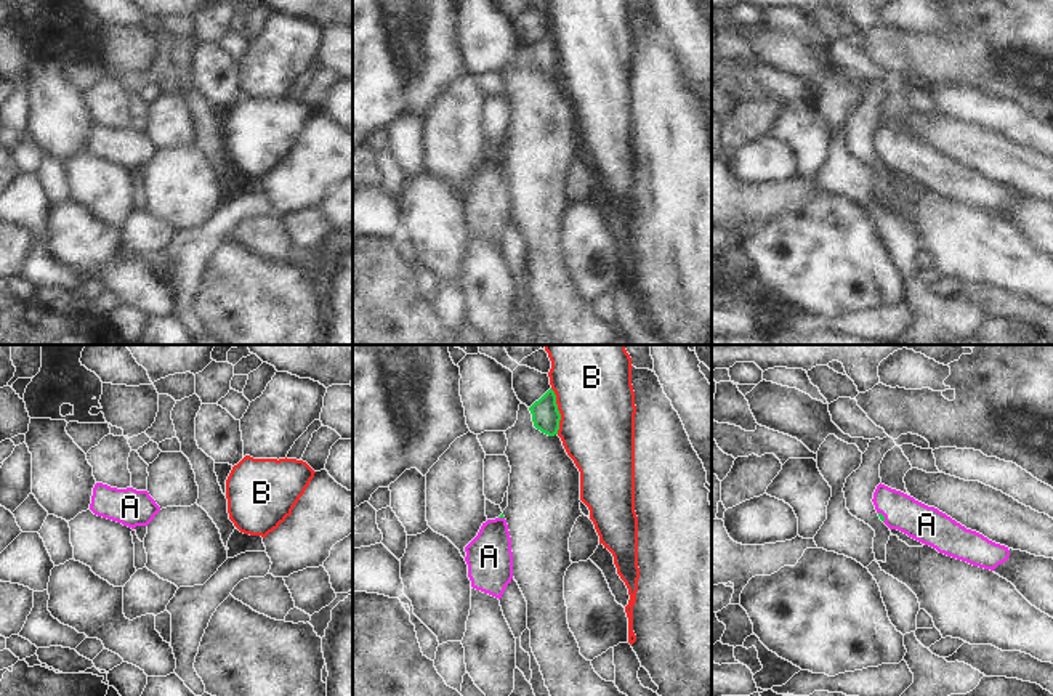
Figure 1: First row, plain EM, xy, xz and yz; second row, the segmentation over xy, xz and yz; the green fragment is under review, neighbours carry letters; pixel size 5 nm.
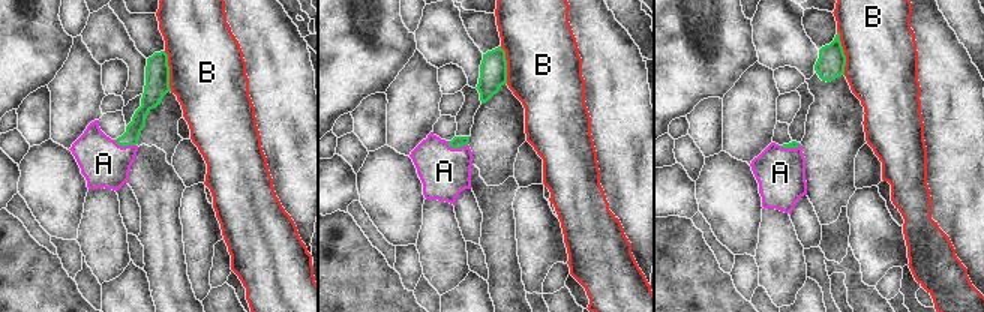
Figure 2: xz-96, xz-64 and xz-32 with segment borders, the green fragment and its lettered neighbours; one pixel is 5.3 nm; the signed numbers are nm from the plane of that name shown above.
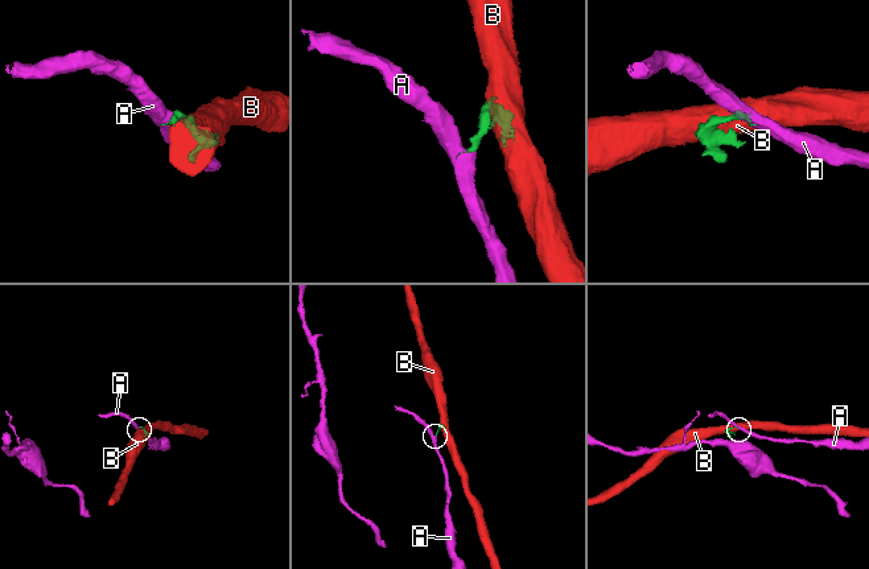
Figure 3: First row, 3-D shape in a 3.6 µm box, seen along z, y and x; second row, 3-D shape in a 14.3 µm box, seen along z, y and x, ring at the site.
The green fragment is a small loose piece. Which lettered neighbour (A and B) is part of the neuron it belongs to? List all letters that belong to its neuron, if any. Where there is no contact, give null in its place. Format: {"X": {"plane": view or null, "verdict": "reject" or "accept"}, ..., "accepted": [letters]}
{"A": {"plane": "yz", "verdict": "accept"}, "B": {"plane": "xz", "verdict": "reject"}, "accepted": ["A"]}

